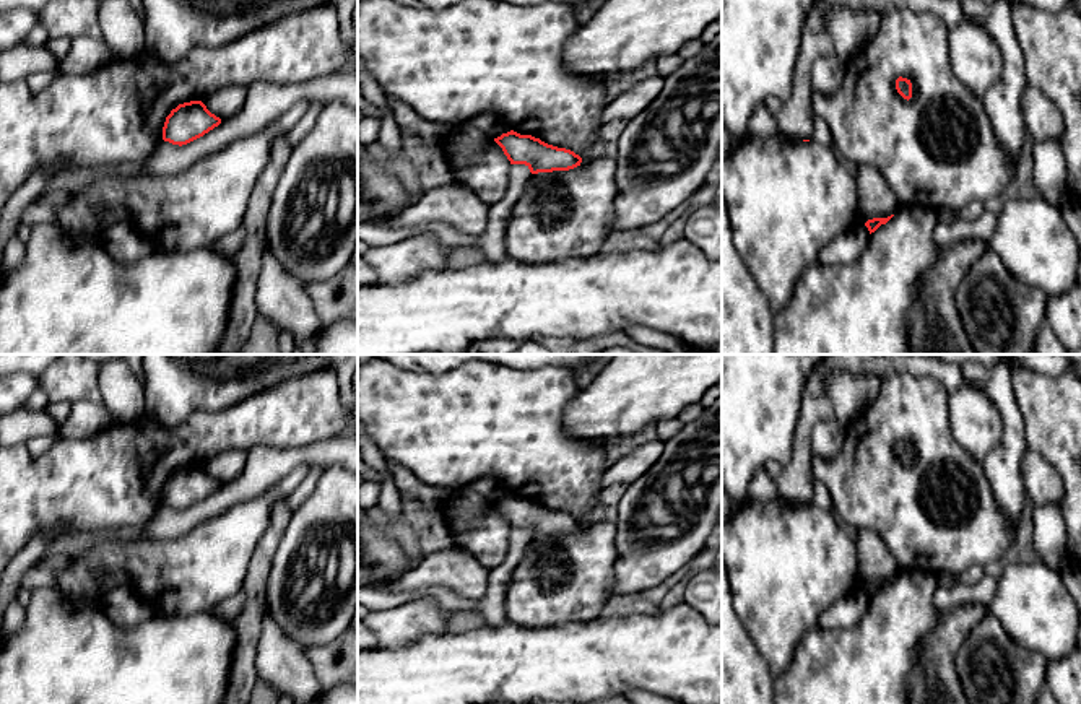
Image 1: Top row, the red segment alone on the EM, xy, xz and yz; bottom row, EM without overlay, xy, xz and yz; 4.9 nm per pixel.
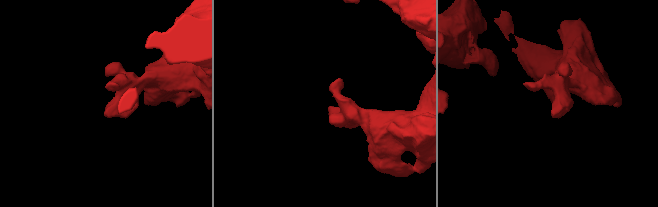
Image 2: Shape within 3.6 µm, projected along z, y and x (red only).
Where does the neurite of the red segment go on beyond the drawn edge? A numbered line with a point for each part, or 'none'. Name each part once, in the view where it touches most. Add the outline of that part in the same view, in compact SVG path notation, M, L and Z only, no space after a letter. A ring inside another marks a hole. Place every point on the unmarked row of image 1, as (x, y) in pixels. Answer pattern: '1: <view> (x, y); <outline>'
none

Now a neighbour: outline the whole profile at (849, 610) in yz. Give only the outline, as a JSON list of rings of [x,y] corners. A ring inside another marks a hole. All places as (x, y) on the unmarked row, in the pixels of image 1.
[[[865,587],[850,590],[819,616],[816,626],[826,631],[852,628],[863,618],[868,605],[870,595]]]

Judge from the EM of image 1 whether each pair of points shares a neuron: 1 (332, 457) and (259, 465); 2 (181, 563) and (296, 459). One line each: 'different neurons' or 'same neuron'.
1: same neuron
2: different neurons

